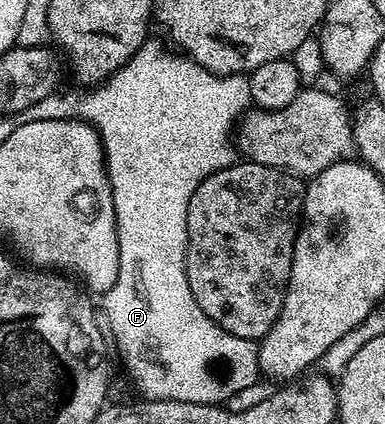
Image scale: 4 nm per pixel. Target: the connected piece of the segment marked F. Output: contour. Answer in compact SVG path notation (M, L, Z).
M153 40L146 41L141 50L123 68L102 82L92 92L77 94L64 94L58 92L49 98L39 100L27 111L32 120L55 120L56 118L80 118L97 128L97 134L101 137L101 143L105 149L105 171L109 173L109 183L113 189L113 203L115 204L115 220L117 221L117 235L119 236L119 276L115 284L103 296L105 302L105 314L109 317L107 330L111 335L111 342L117 345L121 353L121 362L129 369L129 378L137 385L137 390L142 399L158 398L159 400L191 400L192 402L212 402L225 404L231 396L243 392L243 388L251 388L259 380L261 369L257 359L258 343L252 338L240 338L231 336L222 326L215 324L195 304L195 296L191 296L191 288L187 284L187 272L185 271L185 245L187 244L187 208L191 204L191 196L195 196L195 188L207 180L215 172L232 166L235 161L235 142L229 137L234 137L235 127L245 117L251 106L251 88L249 79L245 74L212 74L207 68L203 68L198 62L188 56L176 58L169 50L164 50L159 43Z

